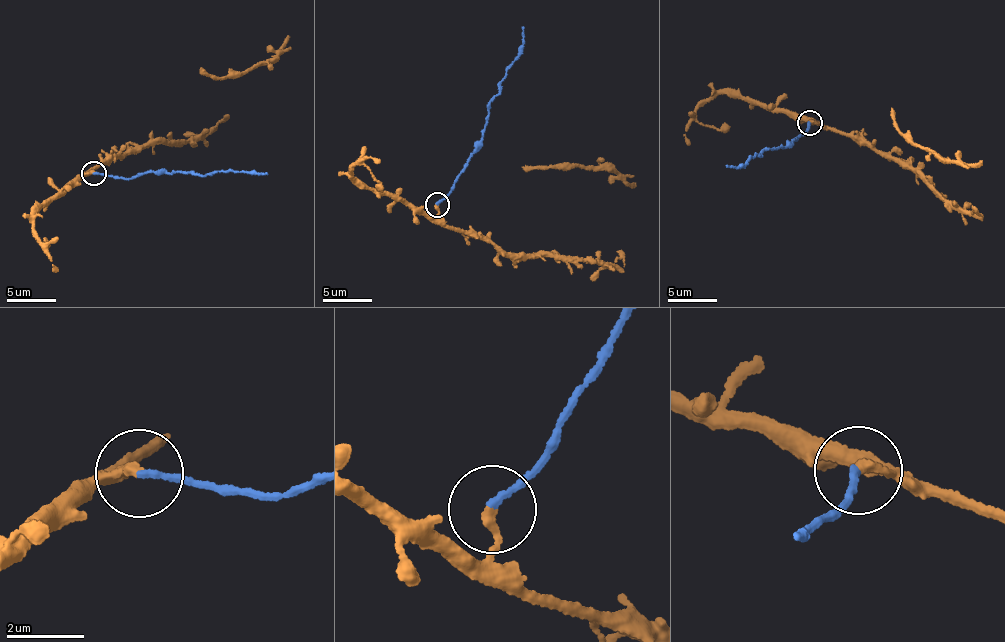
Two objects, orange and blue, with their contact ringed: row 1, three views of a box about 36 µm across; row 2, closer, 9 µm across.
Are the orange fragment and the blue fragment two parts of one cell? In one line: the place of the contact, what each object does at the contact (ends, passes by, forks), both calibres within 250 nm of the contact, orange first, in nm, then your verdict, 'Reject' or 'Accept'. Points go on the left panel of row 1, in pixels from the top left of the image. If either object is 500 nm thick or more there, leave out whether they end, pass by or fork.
Place: (94, 173). At the ring orange ends. At the ring blue ends. Thickness 240 nm (orange) against 170 nm. Reject

